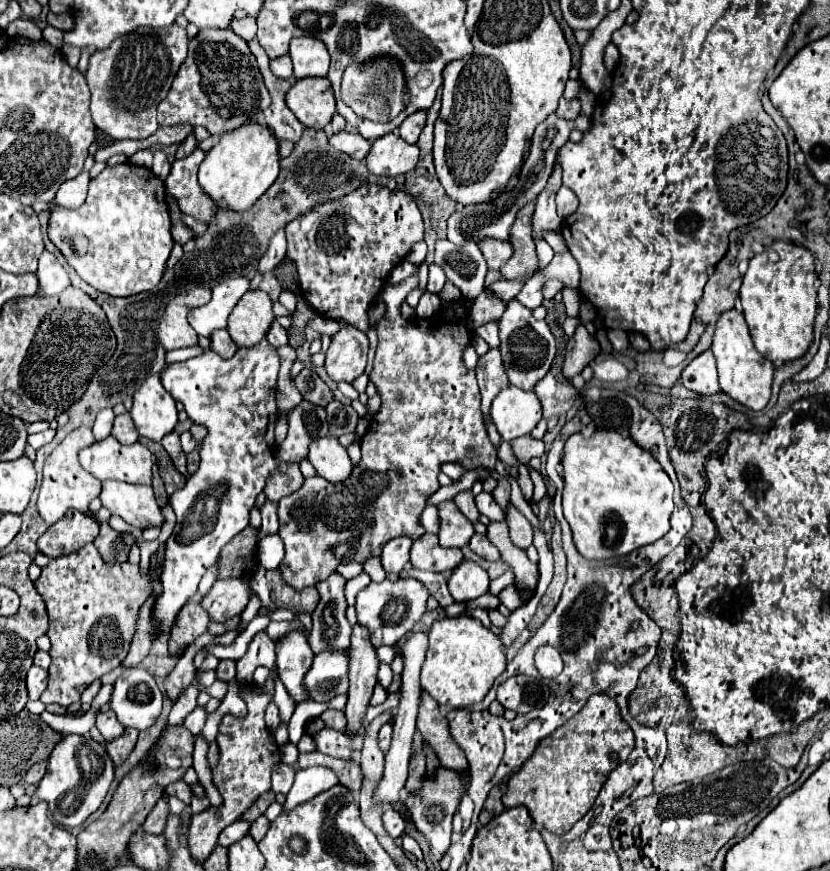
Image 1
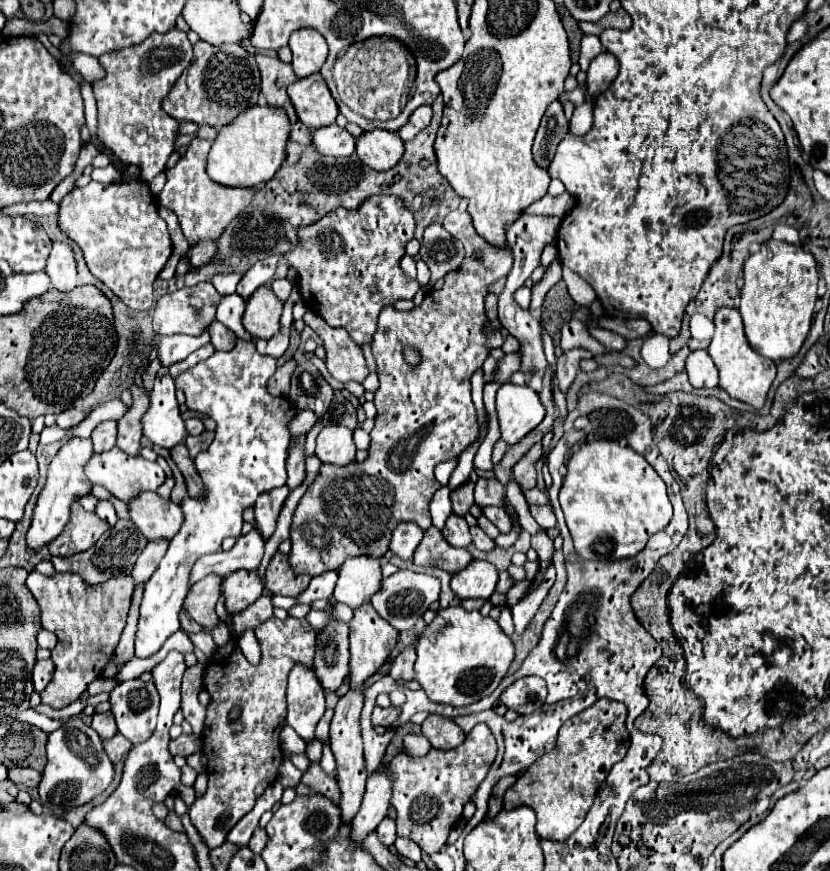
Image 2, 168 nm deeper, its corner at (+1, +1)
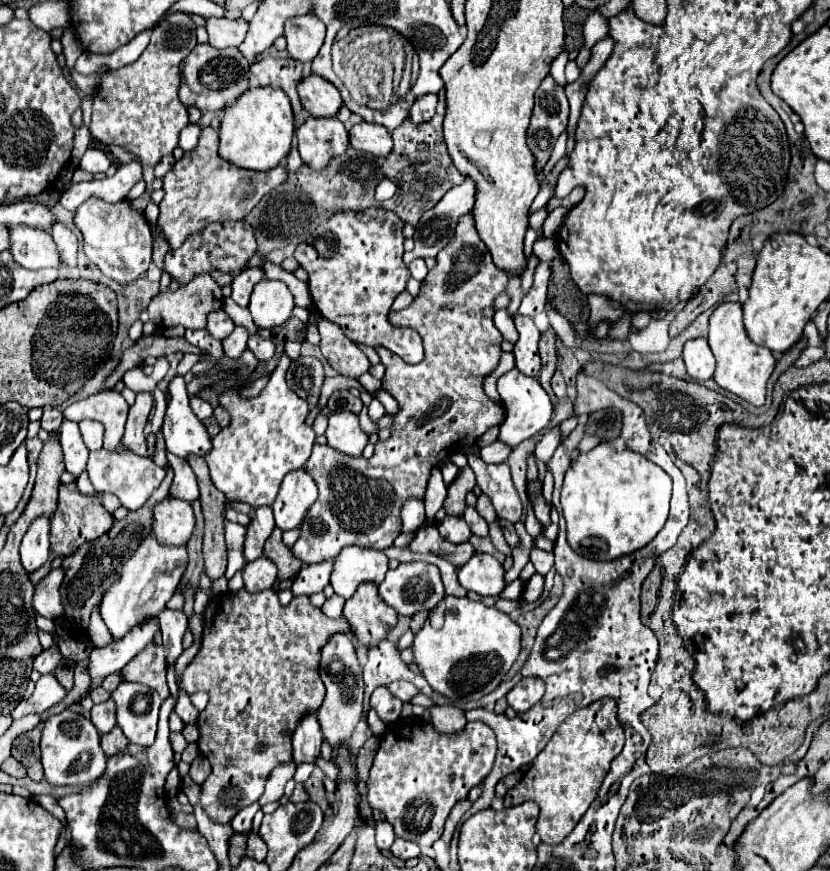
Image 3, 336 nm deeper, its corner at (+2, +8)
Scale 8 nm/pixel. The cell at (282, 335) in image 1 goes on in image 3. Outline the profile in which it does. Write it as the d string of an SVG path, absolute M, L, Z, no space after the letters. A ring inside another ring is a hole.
M251 335L249 337L249 343L247 343L247 349L253 351L253 355L259 359L259 361L269 361L275 353L275 345L267 339L263 339L261 335Z

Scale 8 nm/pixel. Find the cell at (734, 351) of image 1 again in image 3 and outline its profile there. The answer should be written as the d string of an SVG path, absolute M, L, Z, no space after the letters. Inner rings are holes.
M721 303L709 319L709 347L717 359L715 381L719 387L759 407L765 403L765 387L775 369L775 357L767 347L755 345L743 327L741 303Z

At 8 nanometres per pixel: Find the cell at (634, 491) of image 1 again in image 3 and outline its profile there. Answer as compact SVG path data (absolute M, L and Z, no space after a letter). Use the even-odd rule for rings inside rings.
M599 443L571 463L561 489L561 507L567 521L567 541L575 553L593 561L613 561L645 547L663 529L669 515L671 477L643 455L625 449L617 451L609 443Z

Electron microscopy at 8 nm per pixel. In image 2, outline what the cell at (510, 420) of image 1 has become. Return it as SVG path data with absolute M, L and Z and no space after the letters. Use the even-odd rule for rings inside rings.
M506 384L496 394L496 414L502 440L506 444L516 444L542 422L546 410L532 388Z

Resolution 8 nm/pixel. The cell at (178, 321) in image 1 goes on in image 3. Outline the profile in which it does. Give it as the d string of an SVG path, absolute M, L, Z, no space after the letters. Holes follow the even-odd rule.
M199 275L197 279L193 279L193 283L179 287L177 291L165 291L159 293L151 299L147 311L149 311L149 319L157 325L157 327L175 327L181 325L185 329L203 329L207 315L211 311L217 311L223 307L223 295L221 295L221 287L213 281L211 275Z

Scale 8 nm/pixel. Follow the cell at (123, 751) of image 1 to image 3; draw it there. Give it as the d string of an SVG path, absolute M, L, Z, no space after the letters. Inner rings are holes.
M113 727L109 733L101 735L101 749L105 751L105 755L115 755L117 751L123 751L127 747L127 737L123 735L123 731L119 727Z

